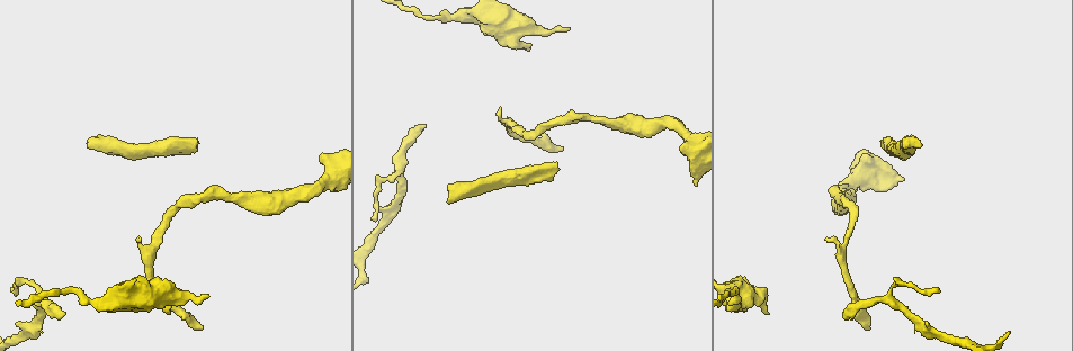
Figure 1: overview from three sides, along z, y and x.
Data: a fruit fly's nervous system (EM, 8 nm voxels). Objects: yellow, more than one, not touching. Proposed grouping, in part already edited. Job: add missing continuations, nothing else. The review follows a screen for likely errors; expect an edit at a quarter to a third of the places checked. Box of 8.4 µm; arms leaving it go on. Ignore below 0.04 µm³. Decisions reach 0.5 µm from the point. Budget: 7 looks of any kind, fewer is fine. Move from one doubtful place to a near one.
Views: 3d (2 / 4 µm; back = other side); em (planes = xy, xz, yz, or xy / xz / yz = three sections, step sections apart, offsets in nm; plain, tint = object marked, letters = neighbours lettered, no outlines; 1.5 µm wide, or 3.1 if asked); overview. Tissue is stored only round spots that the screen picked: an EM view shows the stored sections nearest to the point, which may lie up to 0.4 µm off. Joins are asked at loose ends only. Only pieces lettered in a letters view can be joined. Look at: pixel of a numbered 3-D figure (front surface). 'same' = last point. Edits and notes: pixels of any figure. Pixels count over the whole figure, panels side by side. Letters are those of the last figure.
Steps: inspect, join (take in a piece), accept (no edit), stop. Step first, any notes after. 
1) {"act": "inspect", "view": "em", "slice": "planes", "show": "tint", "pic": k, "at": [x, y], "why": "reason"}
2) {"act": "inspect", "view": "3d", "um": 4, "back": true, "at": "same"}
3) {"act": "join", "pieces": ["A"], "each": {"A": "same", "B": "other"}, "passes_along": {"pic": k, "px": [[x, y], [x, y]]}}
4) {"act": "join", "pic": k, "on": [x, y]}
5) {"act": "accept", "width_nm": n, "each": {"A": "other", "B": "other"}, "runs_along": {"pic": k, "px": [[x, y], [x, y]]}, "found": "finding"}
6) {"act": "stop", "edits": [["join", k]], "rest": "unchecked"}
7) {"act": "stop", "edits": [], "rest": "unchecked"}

{"act": "inspect", "view": "3d", "um": 4, "pic": 1, "at": [882, 142]}

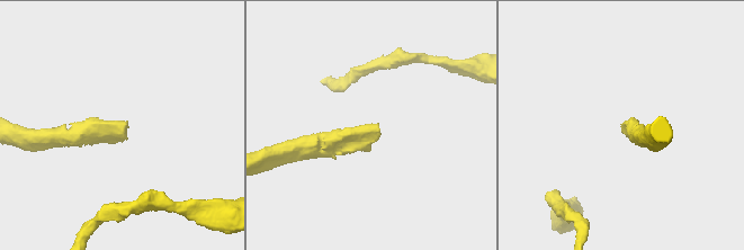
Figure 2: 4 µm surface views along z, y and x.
{"act": "inspect", "view": "em", "slice": "xz", "step": 4, "show": "letters", "pic": 2, "at": [622, 126]}

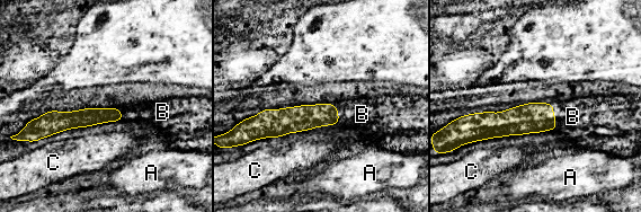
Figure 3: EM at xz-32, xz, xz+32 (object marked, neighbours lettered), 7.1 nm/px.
{"act": "inspect", "view": "em", "slice": "planes", "show": "letters", "at": "same"}

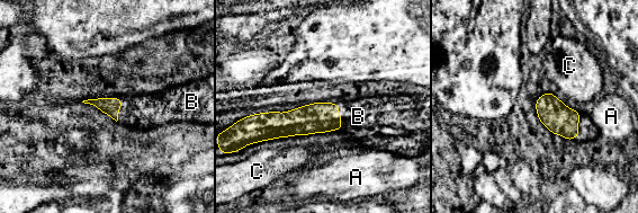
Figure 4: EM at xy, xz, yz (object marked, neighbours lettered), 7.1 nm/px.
{"act": "join", "pieces": ["B"], "each": {"A": "other", "B": "same", "C": "other"}, "passes_along": {"pic": 4, "px": [[318, 117], [340, 115], [358, 116]]}, "found": "the cell continues"}

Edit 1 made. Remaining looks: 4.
{"act": "inspect", "view": "em", "slice": "xz", "step": 8, "show": "letters", "pic": 1, "at": [169, 314]}

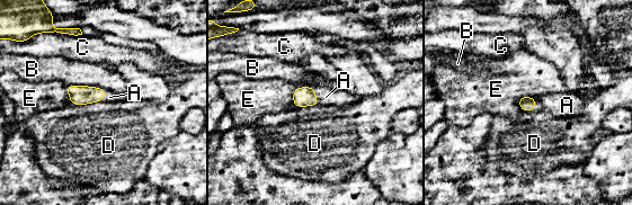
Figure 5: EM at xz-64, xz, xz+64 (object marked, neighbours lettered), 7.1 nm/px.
{"act": "join", "pieces": ["A"], "each": {"A": "same", "B": "other", "C": "other", "D": "other", "E": "other"}, "passes_along": {"pic": 5, "px": [[304, 96], [314, 96], [326, 97]]}, "found": "it goes on there"}

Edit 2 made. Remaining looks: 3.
{"act": "inspect", "view": "overview"}

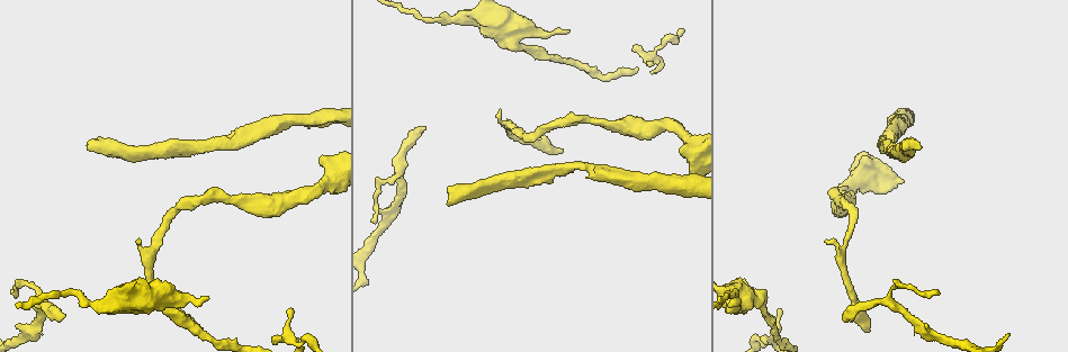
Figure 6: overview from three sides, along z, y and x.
{"act": "inspect", "view": "3d", "um": 4, "pic": 6, "at": [563, 151], "why": "free end"}

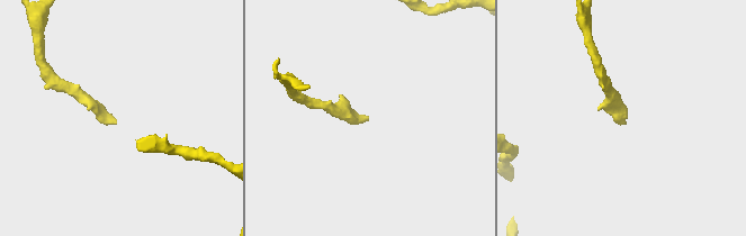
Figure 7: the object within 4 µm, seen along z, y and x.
{"act": "inspect", "view": "em", "slice": "planes", "show": "letters", "pic": 7, "at": [368, 118], "why": "shape alone is not enough"}

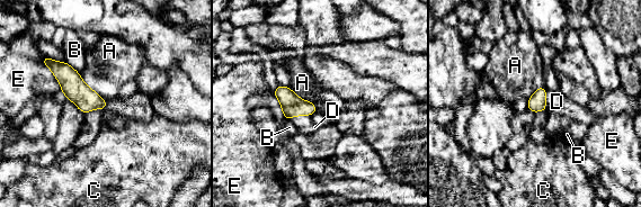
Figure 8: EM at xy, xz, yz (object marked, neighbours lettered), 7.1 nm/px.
{"act": "join", "pieces": ["D"], "longest_contact_nm": ["E", 260], "each": {"A": "other", "B": "other", "C": "other", "D": "same", "E": "other"}, "passes_along": {"pic": 8, "px": [[292, 106], [300, 115], [304, 124]]}, "found": "it goes on there"}

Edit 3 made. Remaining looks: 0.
{"act": "stop", "edits": [["join", 4], ["join", 5], ["join", 8]], "rest": "unchecked"}

